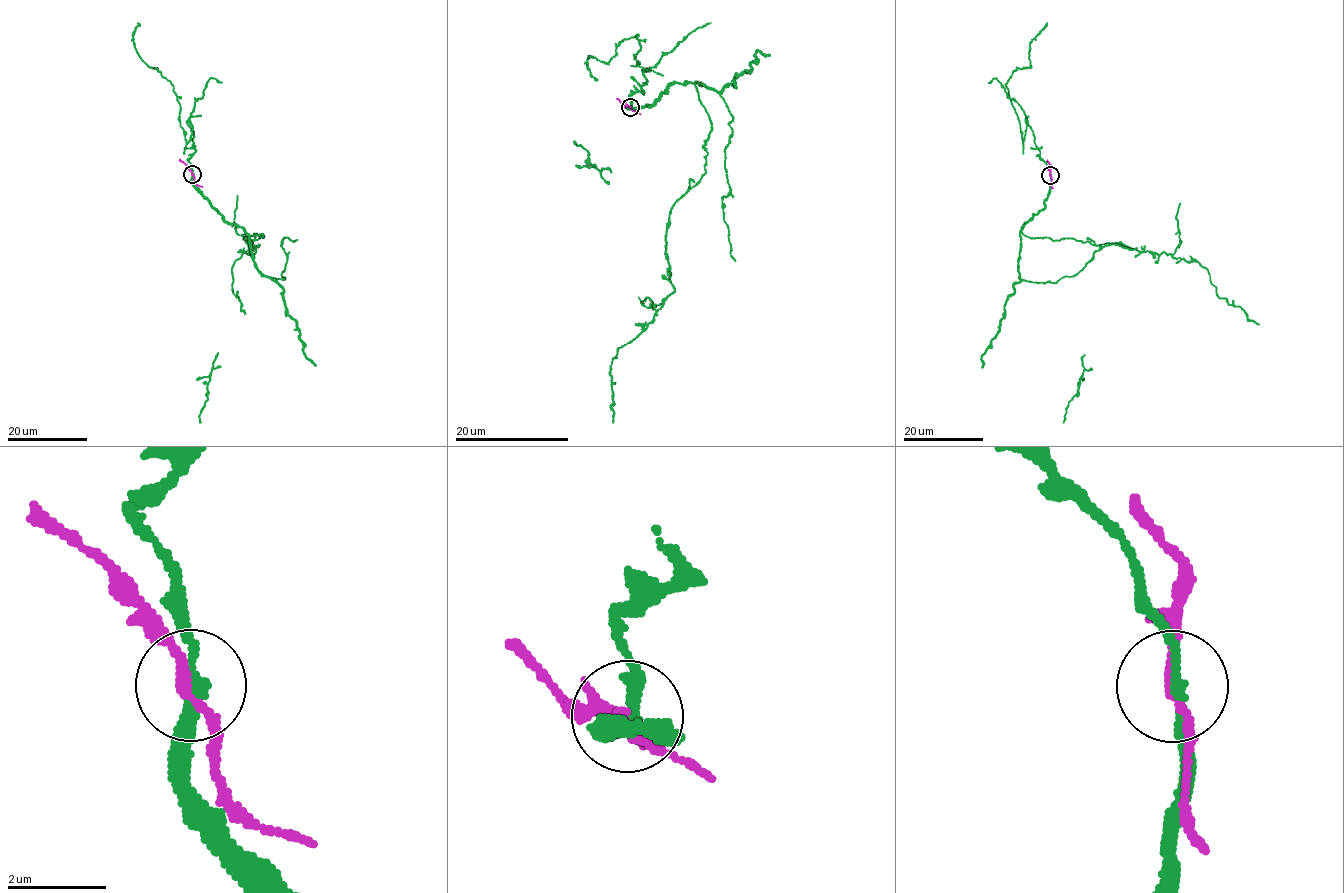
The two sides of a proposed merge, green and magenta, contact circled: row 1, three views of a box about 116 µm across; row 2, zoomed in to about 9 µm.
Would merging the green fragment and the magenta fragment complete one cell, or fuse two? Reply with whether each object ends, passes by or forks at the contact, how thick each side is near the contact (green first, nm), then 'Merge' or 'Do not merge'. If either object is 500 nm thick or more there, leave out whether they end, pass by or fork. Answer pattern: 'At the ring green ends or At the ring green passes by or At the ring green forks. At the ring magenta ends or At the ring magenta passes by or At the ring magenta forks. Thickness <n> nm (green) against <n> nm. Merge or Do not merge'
At the ring green passes by. At the ring magenta passes by. Thickness 200 nm (green) against 200 nm. Do not merge

